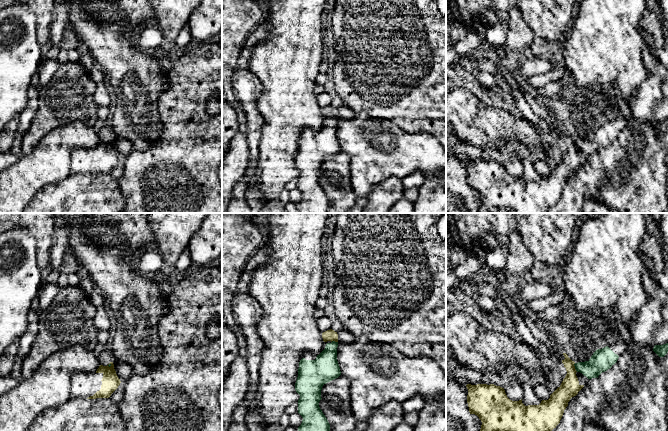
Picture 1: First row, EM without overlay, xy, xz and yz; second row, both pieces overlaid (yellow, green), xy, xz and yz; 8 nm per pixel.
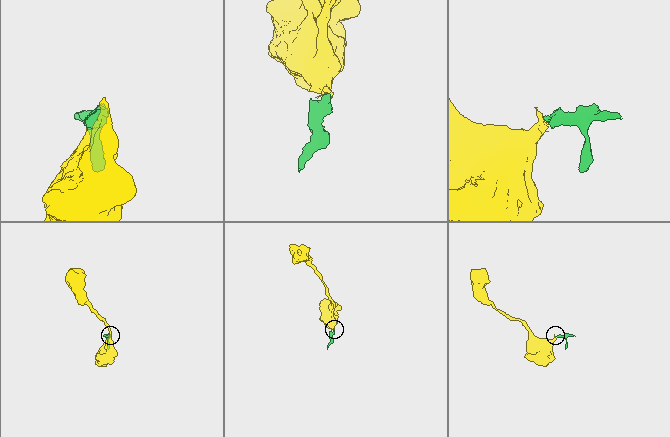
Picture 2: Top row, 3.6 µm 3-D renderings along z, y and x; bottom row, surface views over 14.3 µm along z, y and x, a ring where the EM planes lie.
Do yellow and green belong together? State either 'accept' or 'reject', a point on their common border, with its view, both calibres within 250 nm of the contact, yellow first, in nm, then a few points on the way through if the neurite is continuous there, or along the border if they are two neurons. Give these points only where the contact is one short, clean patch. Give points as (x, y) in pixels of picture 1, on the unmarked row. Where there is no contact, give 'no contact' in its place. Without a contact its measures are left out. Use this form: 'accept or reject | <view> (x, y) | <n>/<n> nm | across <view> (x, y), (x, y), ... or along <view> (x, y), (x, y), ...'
accept | yz (574, 143) | 150/180 nm | across yz (569, 163), (574, 143), (594, 143), (602, 135)

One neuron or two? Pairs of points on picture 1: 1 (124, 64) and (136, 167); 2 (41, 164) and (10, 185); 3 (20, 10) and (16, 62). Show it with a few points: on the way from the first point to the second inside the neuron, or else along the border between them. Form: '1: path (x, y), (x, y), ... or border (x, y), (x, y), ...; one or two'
1: border (156, 138), (145, 149), (138, 150), (133, 148); two
2: path (33, 171), (18, 184); one
3: path (25, 23), (27, 25), (27, 35), (16, 49); one

